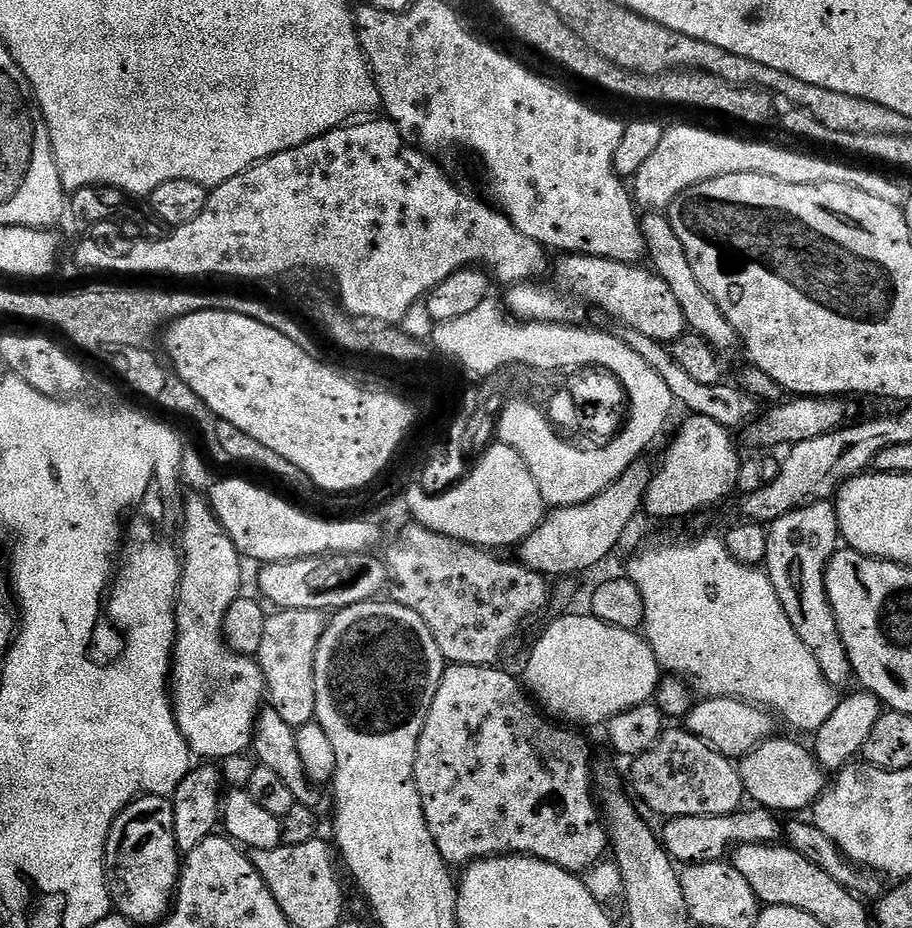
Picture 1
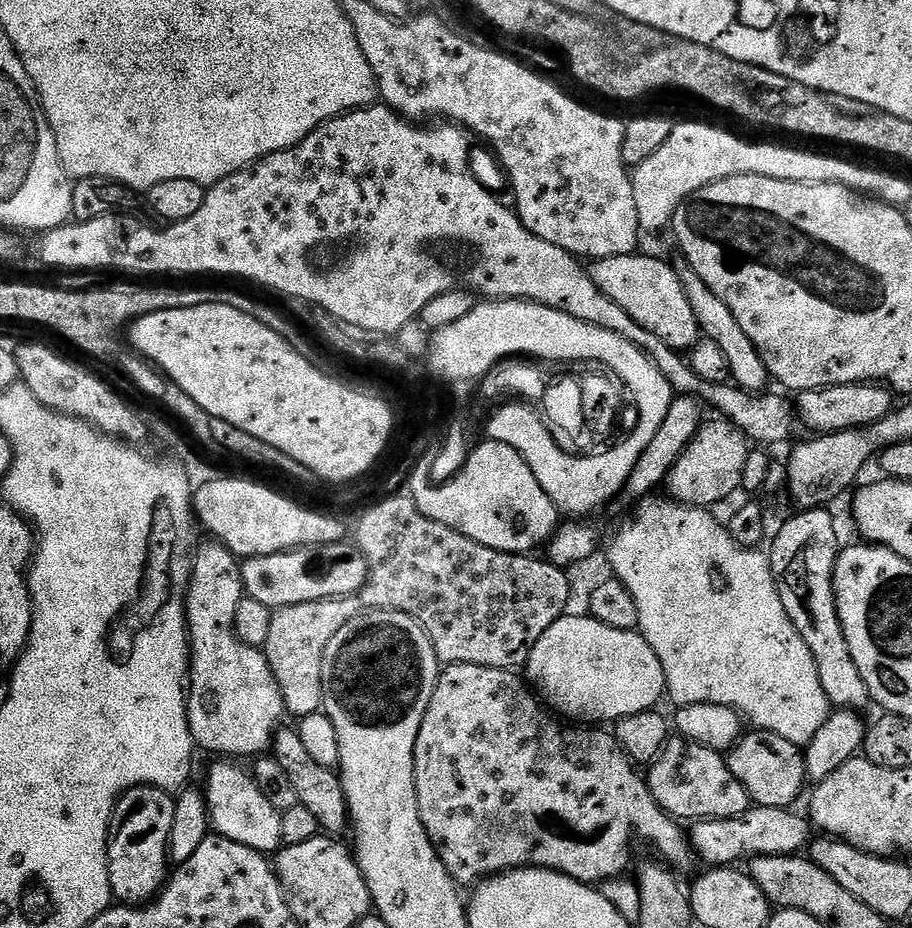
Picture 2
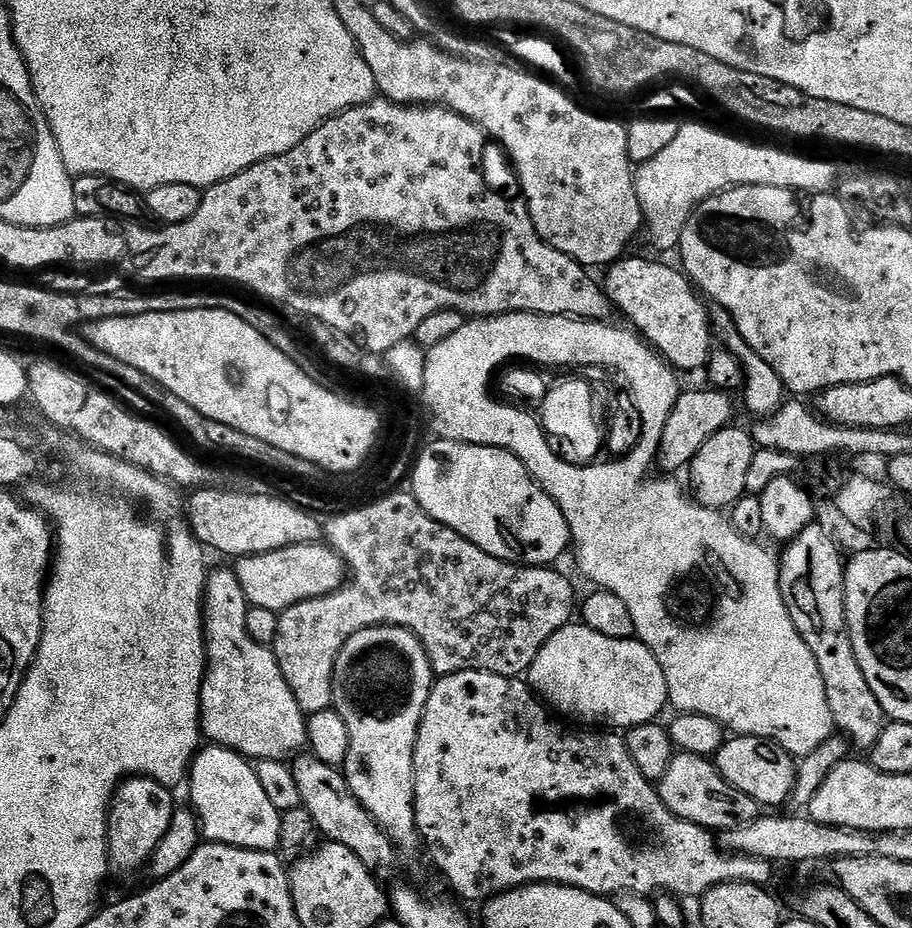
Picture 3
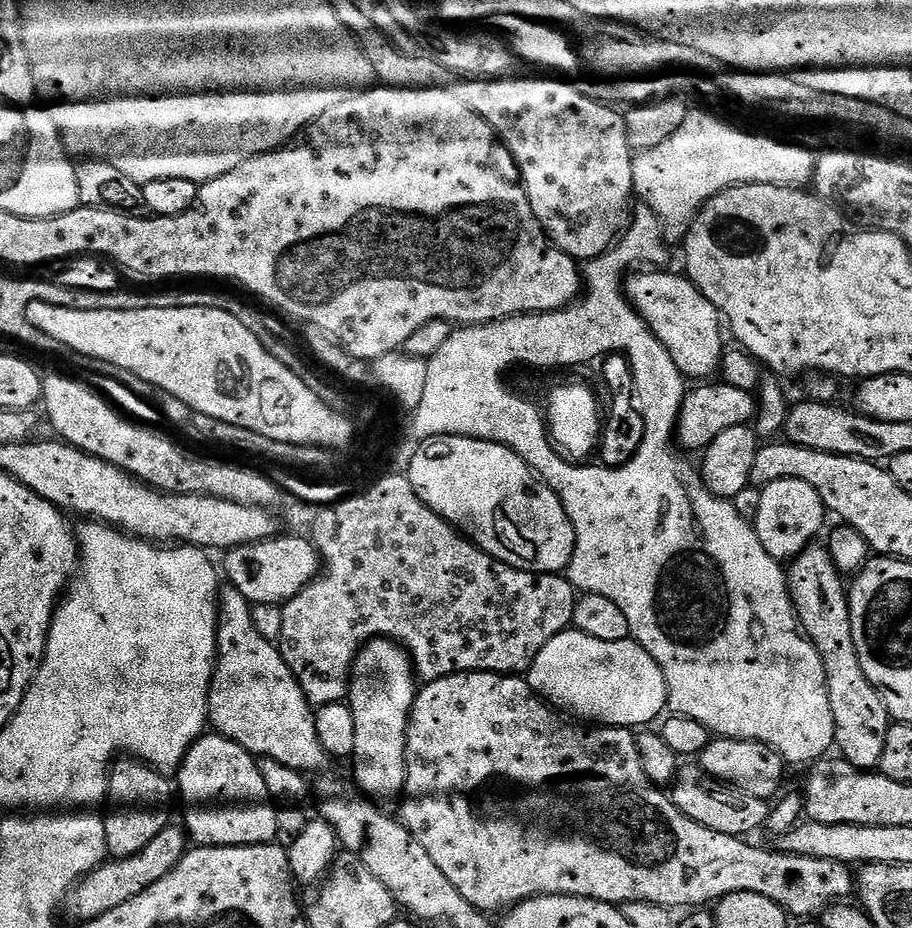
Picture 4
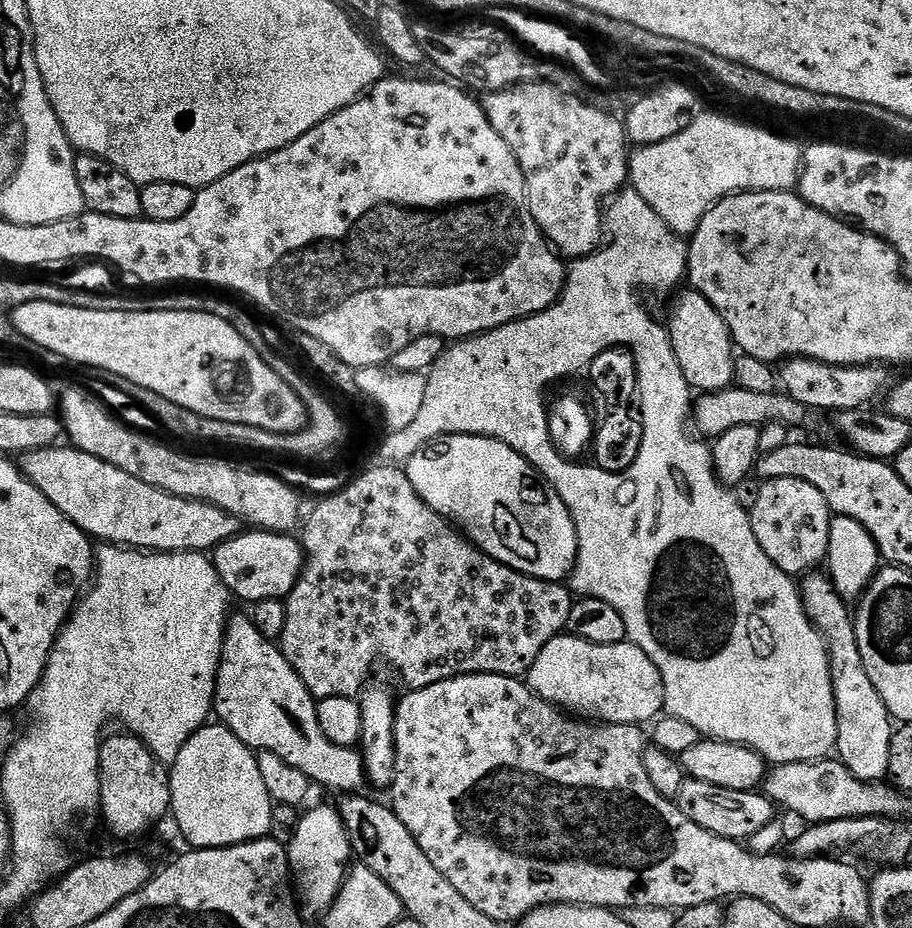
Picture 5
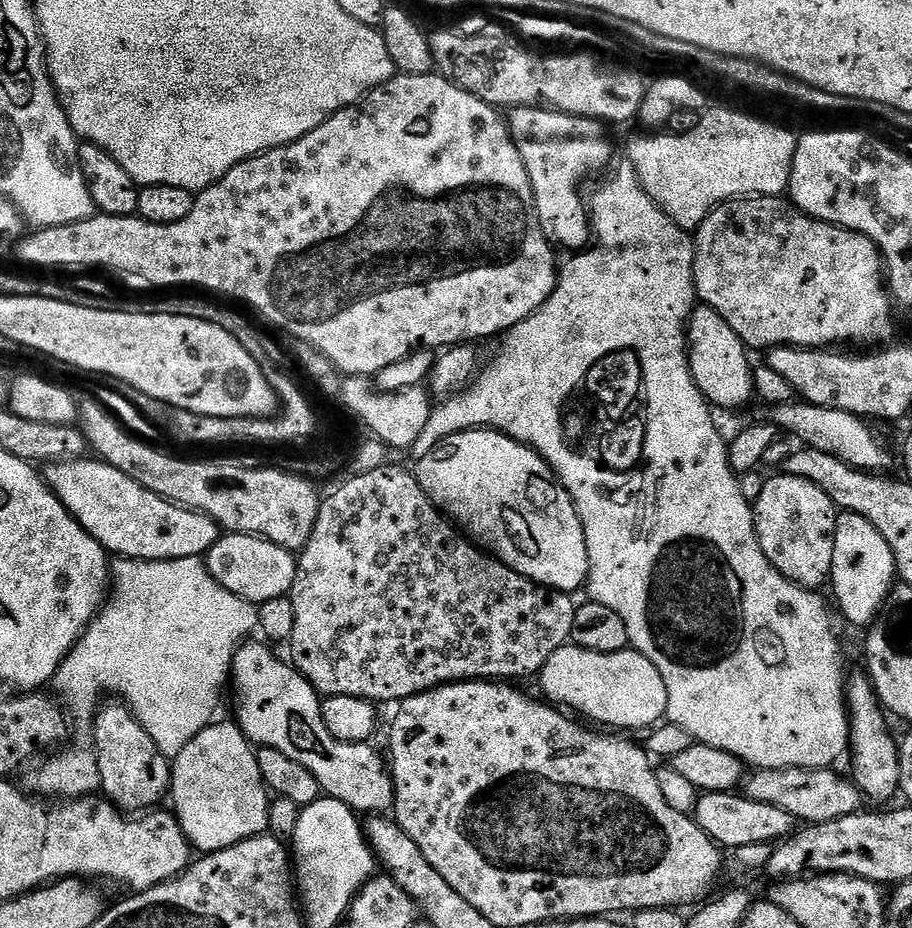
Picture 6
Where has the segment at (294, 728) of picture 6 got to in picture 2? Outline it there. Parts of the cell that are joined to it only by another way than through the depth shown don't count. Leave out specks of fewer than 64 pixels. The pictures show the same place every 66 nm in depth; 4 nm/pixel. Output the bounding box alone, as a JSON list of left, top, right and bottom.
[186,542,285,758]

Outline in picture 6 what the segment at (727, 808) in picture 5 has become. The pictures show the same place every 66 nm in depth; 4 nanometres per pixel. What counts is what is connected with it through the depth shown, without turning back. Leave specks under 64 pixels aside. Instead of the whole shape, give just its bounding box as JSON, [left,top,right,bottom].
[694,792,794,850]

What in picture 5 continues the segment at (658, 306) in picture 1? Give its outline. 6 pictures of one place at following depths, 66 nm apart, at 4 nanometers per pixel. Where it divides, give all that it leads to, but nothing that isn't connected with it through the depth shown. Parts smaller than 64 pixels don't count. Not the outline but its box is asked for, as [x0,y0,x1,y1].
[668,291,737,394]

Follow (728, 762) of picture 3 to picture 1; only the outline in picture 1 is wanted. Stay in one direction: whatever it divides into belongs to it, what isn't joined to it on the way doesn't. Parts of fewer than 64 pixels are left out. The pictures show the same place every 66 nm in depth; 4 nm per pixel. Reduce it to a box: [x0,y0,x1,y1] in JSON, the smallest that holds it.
[738,740,826,814]

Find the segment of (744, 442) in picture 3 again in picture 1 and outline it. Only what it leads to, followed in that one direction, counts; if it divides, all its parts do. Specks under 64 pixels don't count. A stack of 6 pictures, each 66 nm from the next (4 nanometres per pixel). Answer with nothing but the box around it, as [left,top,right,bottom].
[643,415,742,520]

